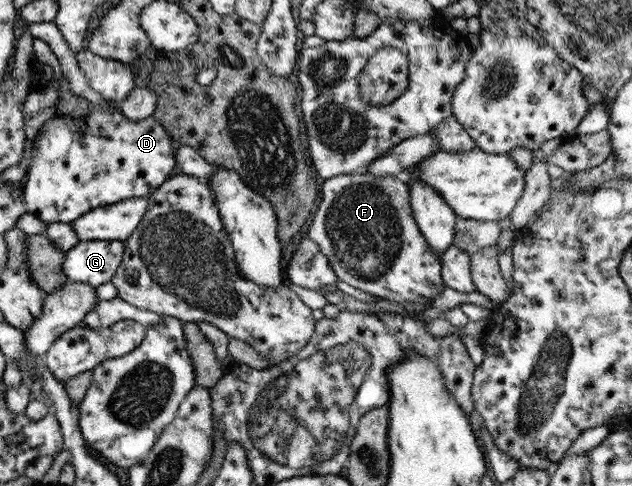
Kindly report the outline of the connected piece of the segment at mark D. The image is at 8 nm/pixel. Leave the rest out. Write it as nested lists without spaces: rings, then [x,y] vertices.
[[[89,105],[88,113],[82,119],[71,119],[70,117],[50,117],[44,125],[40,127],[36,139],[34,139],[34,153],[32,153],[32,162],[28,167],[28,172],[21,184],[22,192],[24,193],[23,201],[28,207],[28,213],[40,218],[47,225],[54,224],[56,222],[68,222],[72,223],[74,220],[83,216],[86,212],[90,212],[93,209],[99,208],[99,206],[105,206],[110,204],[117,204],[124,200],[132,198],[141,198],[142,196],[148,196],[154,193],[164,180],[172,177],[174,170],[176,170],[176,149],[172,147],[172,140],[175,140],[170,133],[166,132],[166,128],[162,123],[156,122],[156,119],[152,116],[146,117],[139,122],[134,122],[122,113],[121,105],[100,105],[100,107],[92,107]]]

